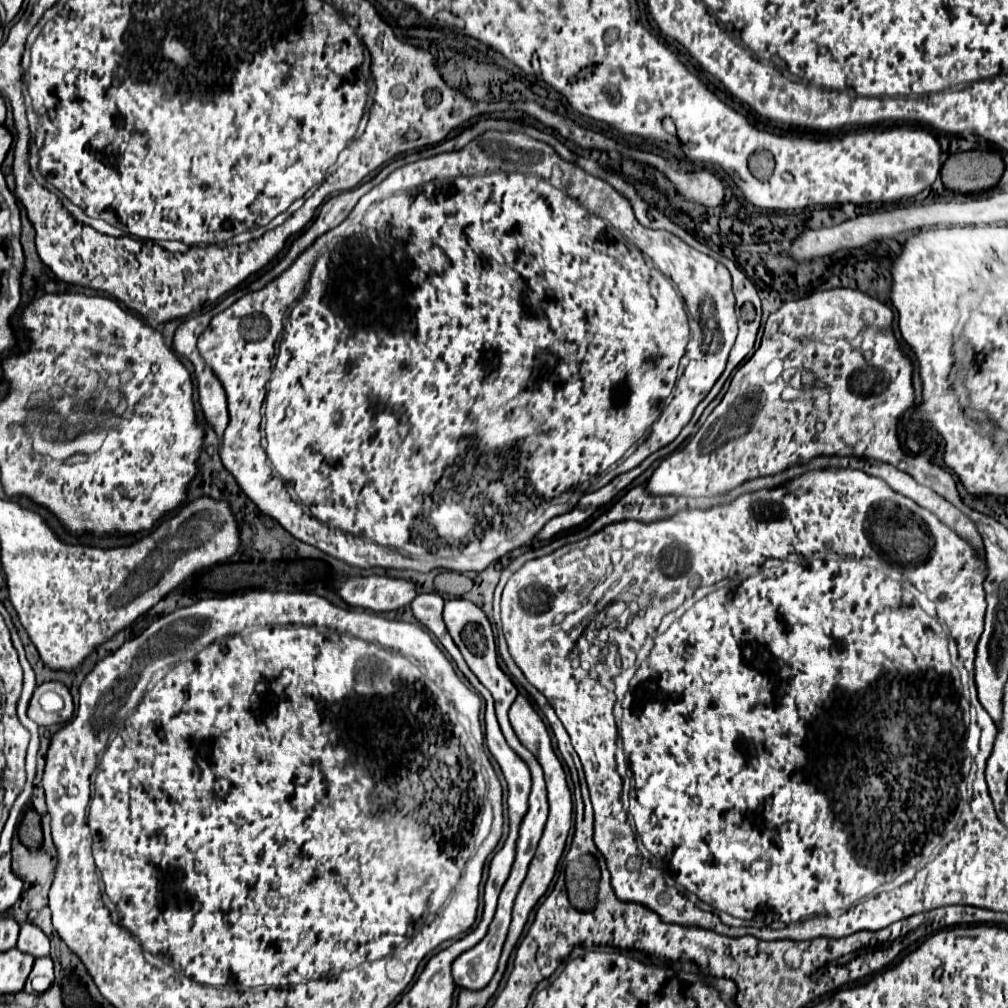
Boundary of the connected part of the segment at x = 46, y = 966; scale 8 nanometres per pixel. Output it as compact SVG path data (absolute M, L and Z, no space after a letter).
M51 957L35 959L33 969L31 969L31 975L27 977L27 983L25 983L25 991L27 991L27 993L33 993L33 985L31 985L33 979L53 981L53 961L51 961Z

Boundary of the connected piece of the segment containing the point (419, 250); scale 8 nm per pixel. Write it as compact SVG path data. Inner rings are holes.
M485 131L483 135L475 137L471 143L467 143L467 147L463 147L463 149L459 149L459 151L441 153L441 155L435 155L435 157L429 157L429 159L421 159L421 161L409 163L409 165L405 165L405 167L393 171L385 181L381 181L377 187L373 187L367 195L363 195L363 197L359 199L359 203L355 205L355 209L349 213L347 219L345 219L339 227L335 227L333 228L333 231L328 231L319 237L307 251L303 251L303 253L297 257L297 261L295 261L285 273L281 273L277 279L273 279L267 287L263 287L263 289L259 289L259 291L253 291L253 293L247 293L247 295L241 297L239 301L247 301L247 303L233 303L229 309L225 309L225 311L221 311L219 315L215 315L215 317L211 319L209 327L205 329L205 333L199 337L199 339L203 339L203 355L201 355L201 357L207 361L207 365L211 365L211 369L215 371L215 375L219 377L219 381L223 383L225 393L227 393L229 425L227 425L227 429L225 429L225 433L223 433L223 437L221 437L221 451L219 451L221 461L223 461L225 469L237 479L241 491L247 493L247 497L249 497L255 505L259 505L259 509L261 509L267 517L279 521L279 525L285 527L295 539L299 539L299 541L303 541L303 543L307 543L307 545L313 545L313 547L317 547L319 551L327 553L327 555L333 555L333 557L337 557L337 559L343 559L343 561L347 561L349 565L363 567L363 569L369 569L369 567L383 567L383 569L413 569L413 571L421 571L421 573L427 573L427 571L431 571L431 569L447 569L447 571L463 571L463 573L467 573L467 571L477 571L477 573L479 573L479 571L483 571L491 561L503 557L505 553L509 553L509 551L513 551L513 549L517 549L517 547L527 545L527 543L543 529L543 525L545 525L549 519L553 519L553 517L557 517L557 515L563 515L563 513L571 511L571 507L575 507L575 503L579 503L579 499L585 495L585 489L587 489L589 485L588 491L595 491L608 484L616 476L622 474L623 471L625 471L625 469L623 469L623 462L615 467L611 467L611 465L617 463L621 457L625 456L630 447L638 444L637 447L635 447L635 451L633 451L633 453L627 457L627 461L625 461L627 471L633 469L633 467L637 467L647 455L651 455L651 453L663 449L665 445L669 445L669 443L681 433L681 429L689 423L689 419L691 419L695 407L705 399L705 395L711 391L711 387L715 385L715 381L721 377L721 373L723 373L723 369L725 369L725 363L727 363L727 357L729 357L729 351L731 351L731 347L733 347L733 343L735 343L735 337L737 337L735 295L733 295L733 289L731 289L731 275L729 275L729 271L727 271L727 267L725 267L723 263L719 263L717 259L705 255L705 253L701 253L701 251L697 251L697 249L693 249L693 247L689 247L685 241L681 241L677 235L673 235L673 233L669 233L669 231L645 229L645 227L635 219L633 209L631 209L631 203L629 203L621 193L617 193L609 183L605 183L605 181L601 181L601 179L597 179L597 177L585 173L585 171L583 171L581 167L577 167L577 165L573 167L571 163L563 161L547 143L537 141L537 139L533 139L533 137L529 137L529 135L523 135L523 133L517 133L517 131L507 131L507 133L503 133L503 131ZM591 189L593 189L593 191L599 191L599 203L593 205L593 207L591 207L591 203L587 201ZM439 295L447 295L447 303L435 303L435 299L439 299ZM293 301L297 301L297 303L295 303L293 311L289 313L289 319L285 321L283 328L283 323L281 323L281 321L283 321L283 315L285 315L285 311L289 309L289 305L291 305ZM280 335L281 343L279 343L279 353L277 353L276 363L271 373L271 357L275 356L274 346ZM263 399L265 399L265 419L267 419L267 425L265 425L267 442L266 453L265 449L261 449L261 431L259 431L259 423L261 423L261 403L263 403ZM267 455L272 466L279 475L283 477L283 481L285 481L287 485L293 487L293 491L295 491L299 503L301 503L313 517L307 515L307 513L303 511L303 507L301 507L299 503L295 503L295 501L291 499L291 495L285 491L285 485L283 485L279 479L275 479L275 477L271 475L271 467L269 467Z

